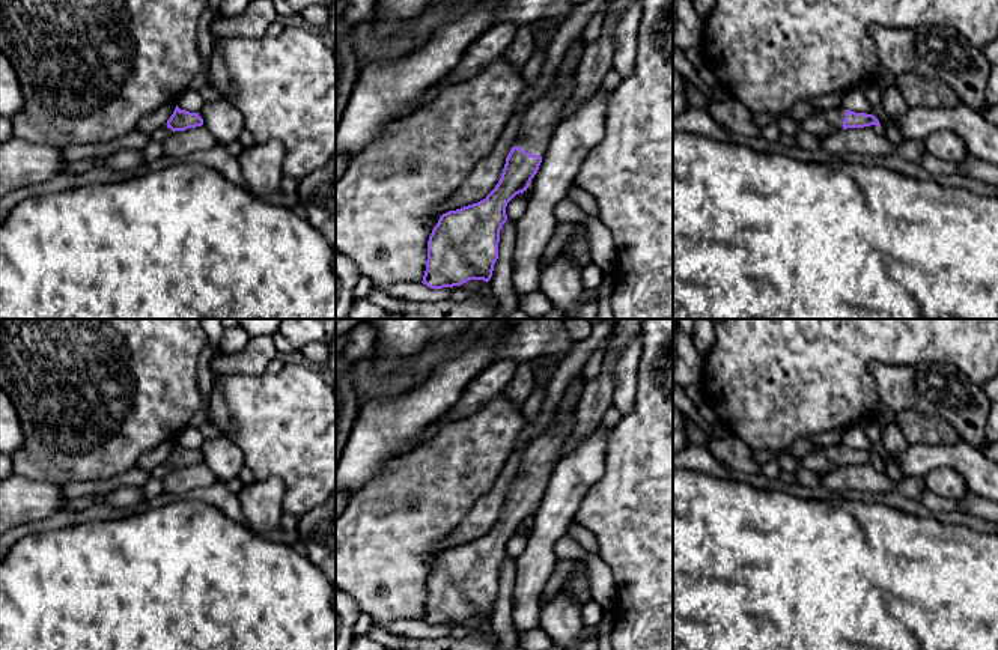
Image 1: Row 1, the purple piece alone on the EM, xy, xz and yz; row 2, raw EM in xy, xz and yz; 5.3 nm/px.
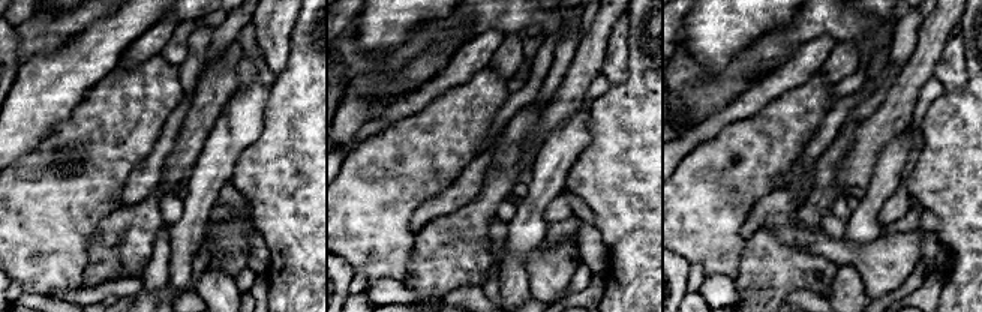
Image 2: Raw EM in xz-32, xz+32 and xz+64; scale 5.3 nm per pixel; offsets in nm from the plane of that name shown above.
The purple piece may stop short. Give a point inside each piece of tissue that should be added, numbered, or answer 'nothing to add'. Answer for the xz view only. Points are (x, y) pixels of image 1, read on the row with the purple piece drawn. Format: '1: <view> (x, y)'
1: xz (541, 119)

